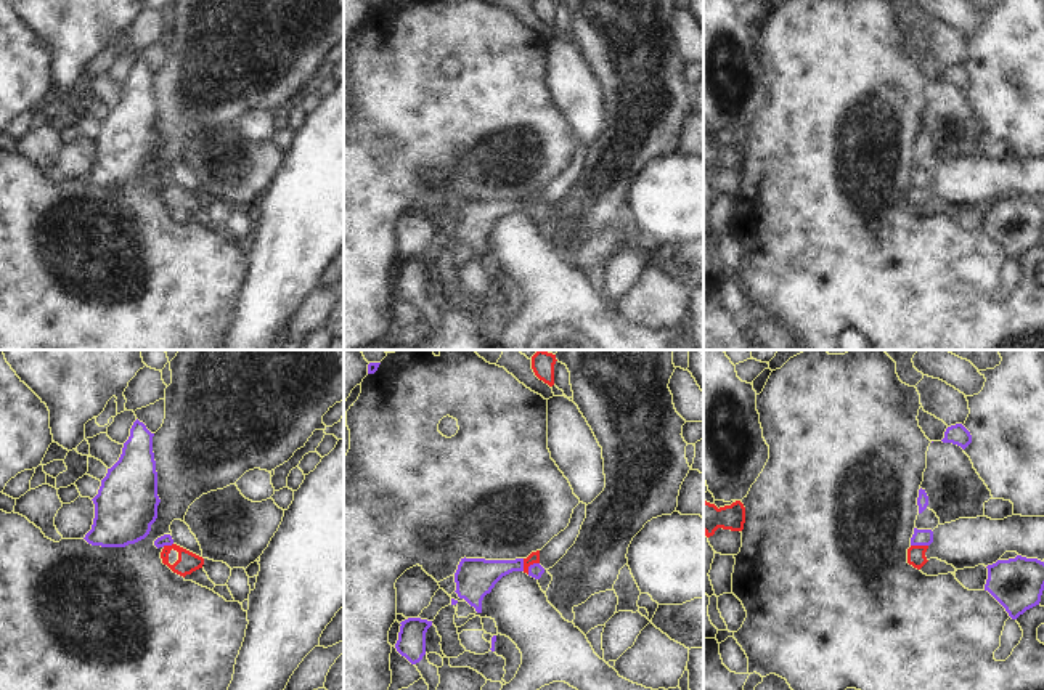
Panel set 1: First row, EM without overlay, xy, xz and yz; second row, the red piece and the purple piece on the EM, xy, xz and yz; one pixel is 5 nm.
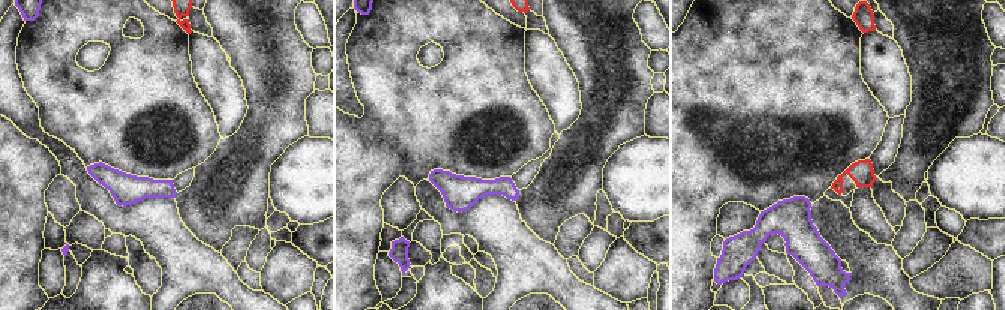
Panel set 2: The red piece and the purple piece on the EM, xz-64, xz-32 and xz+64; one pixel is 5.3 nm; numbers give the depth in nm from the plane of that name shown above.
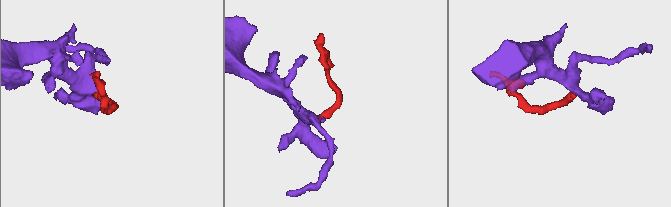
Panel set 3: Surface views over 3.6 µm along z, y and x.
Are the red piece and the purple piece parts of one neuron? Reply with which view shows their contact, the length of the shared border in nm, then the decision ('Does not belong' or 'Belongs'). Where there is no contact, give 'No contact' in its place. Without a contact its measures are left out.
Touches red in xz. Shared border 90 nm. Does not belong

